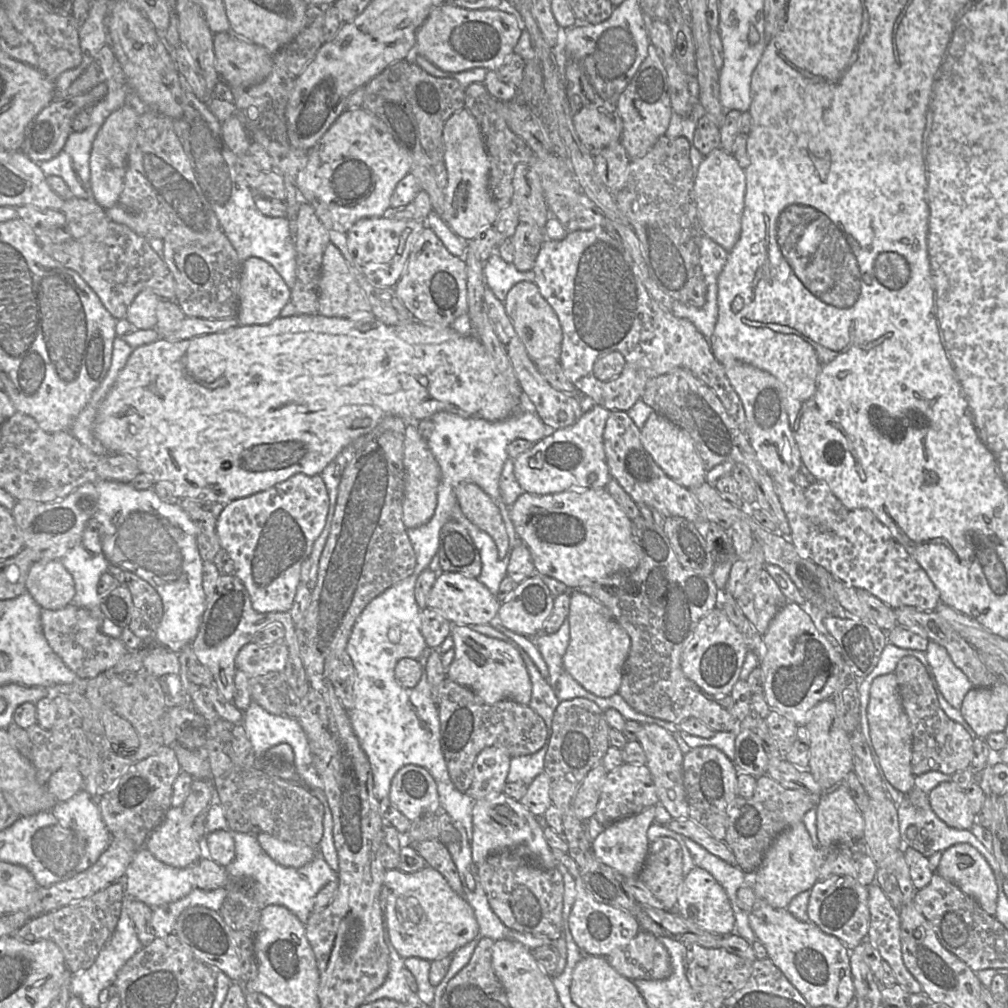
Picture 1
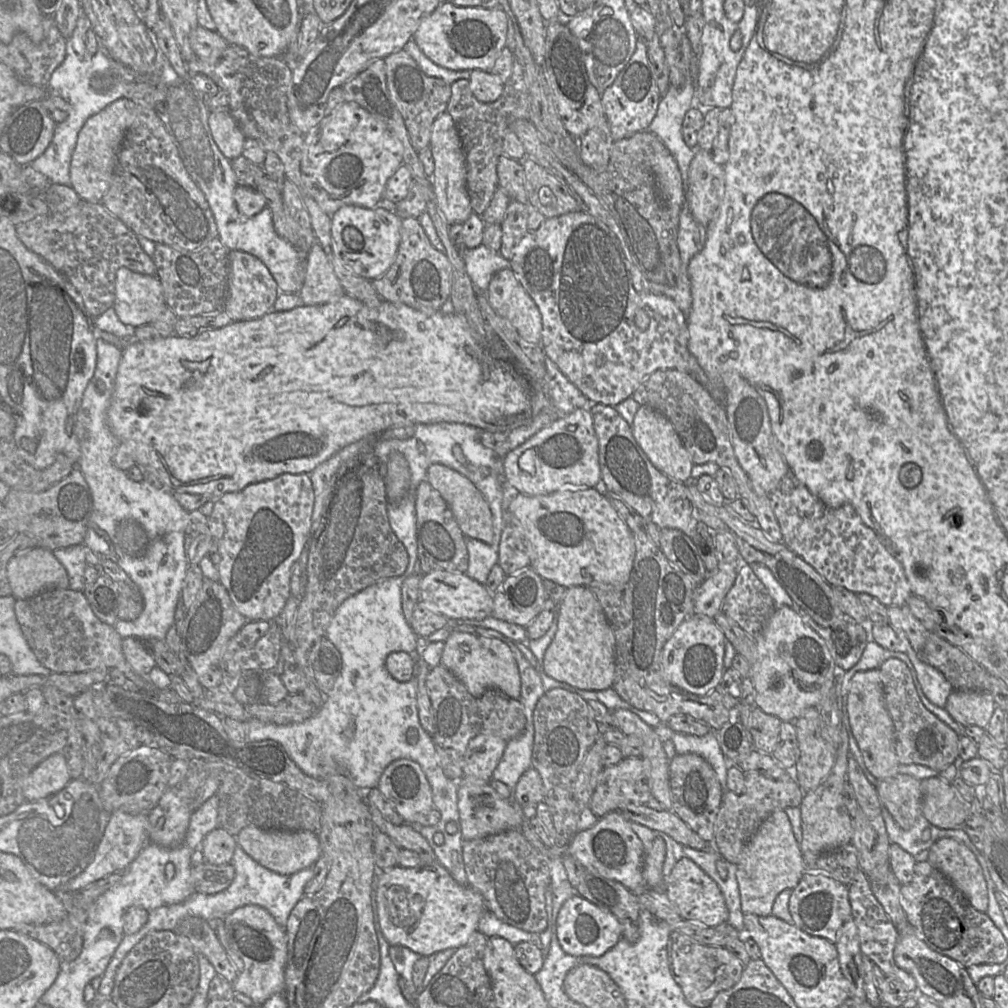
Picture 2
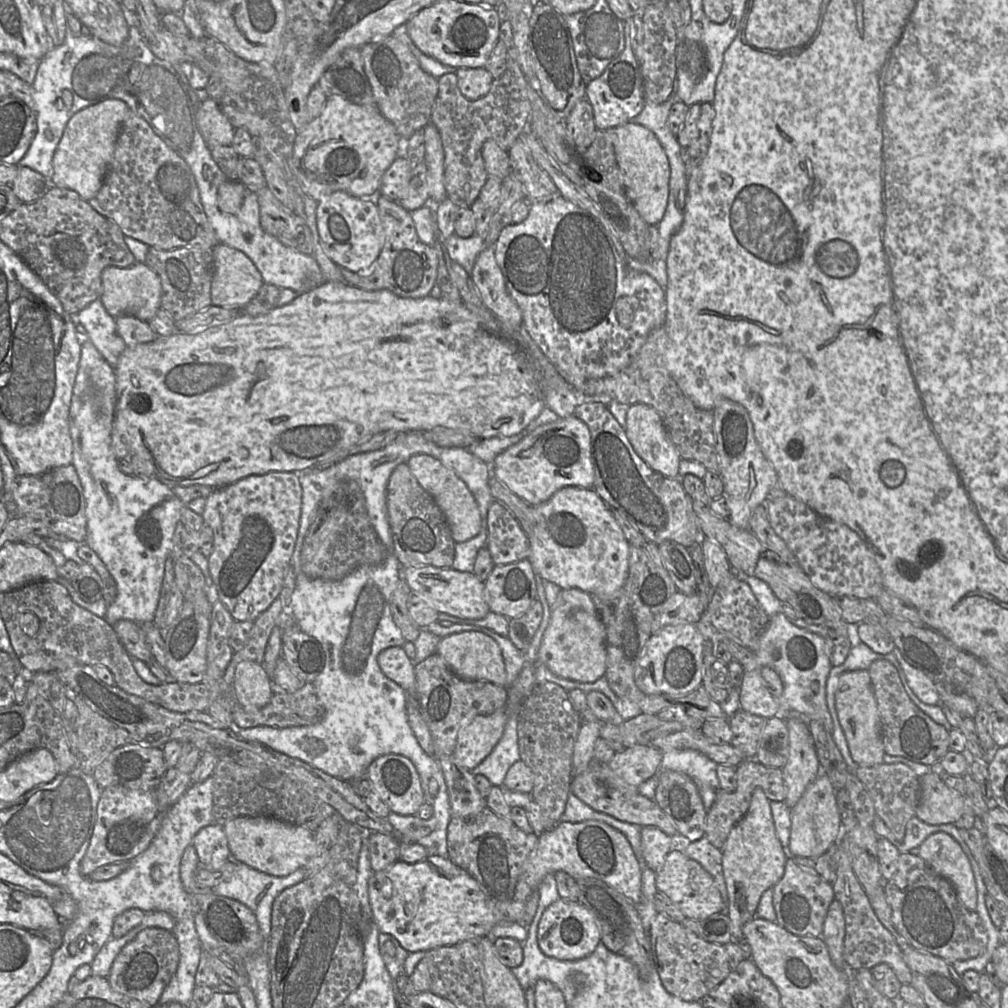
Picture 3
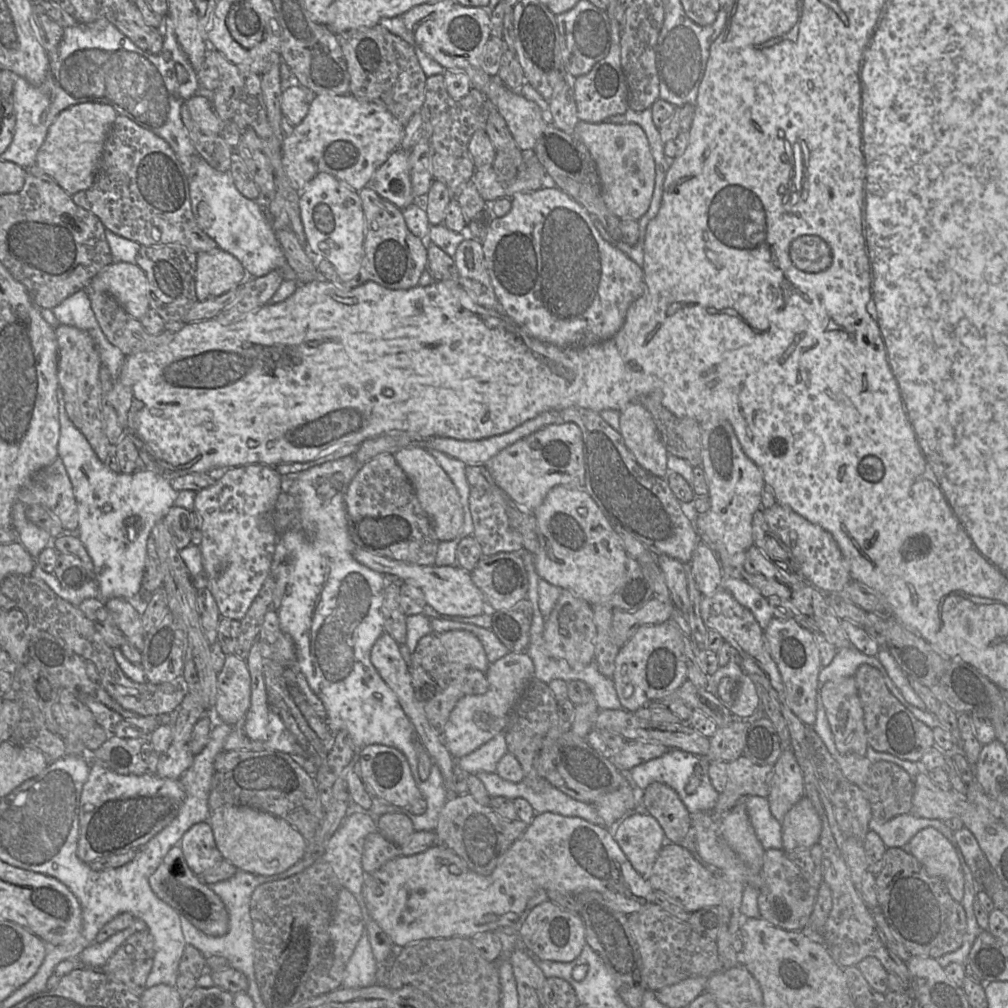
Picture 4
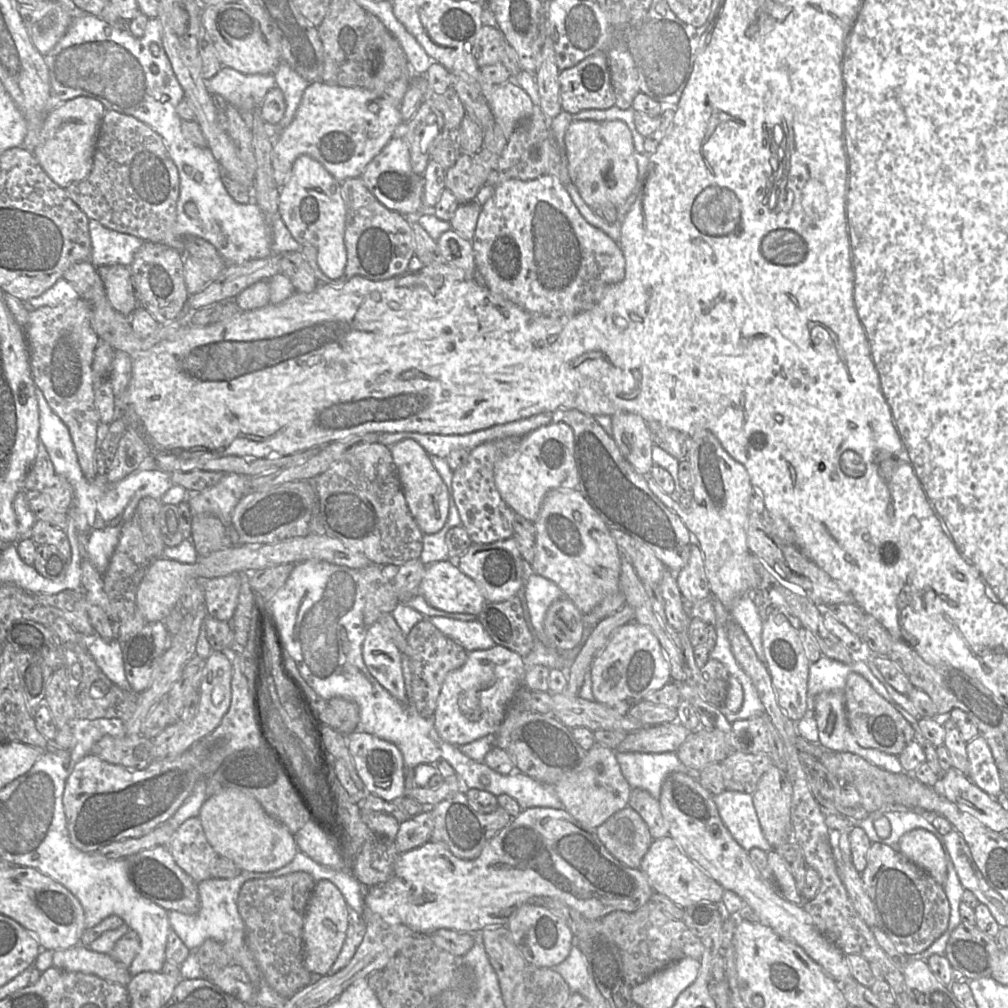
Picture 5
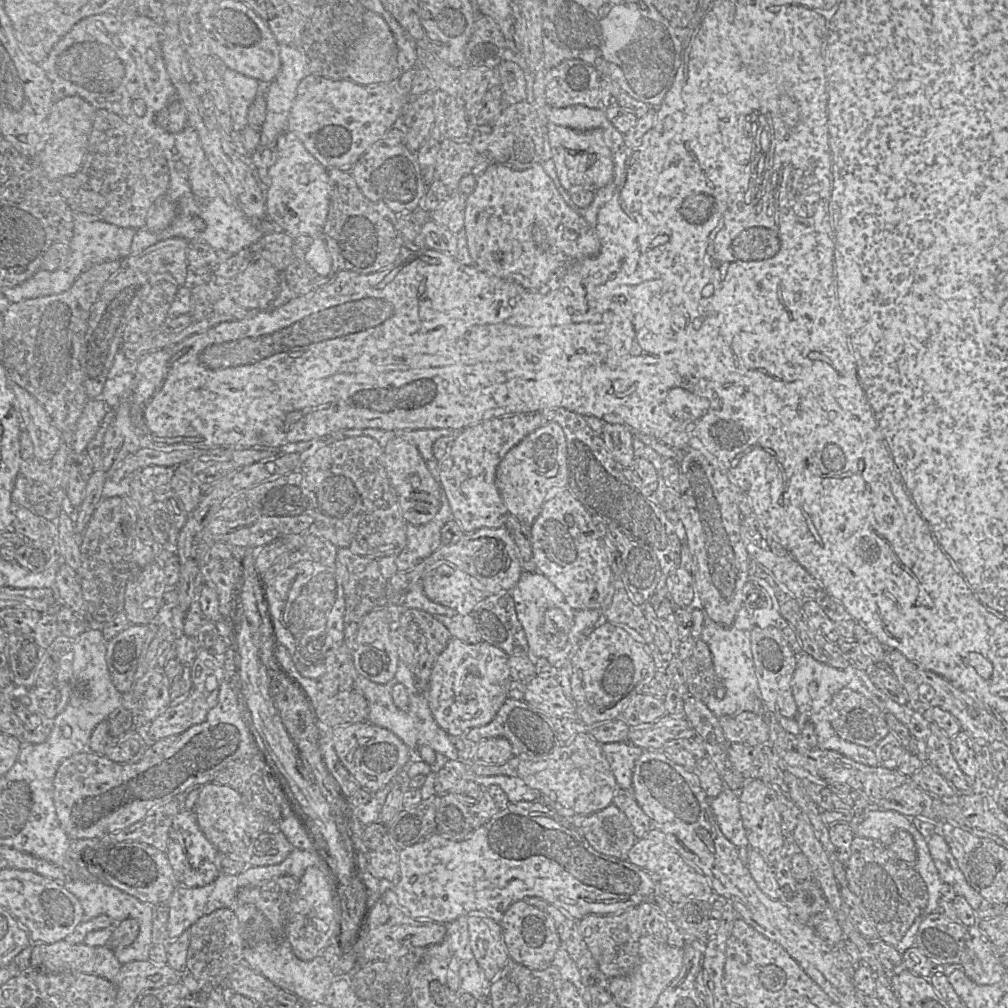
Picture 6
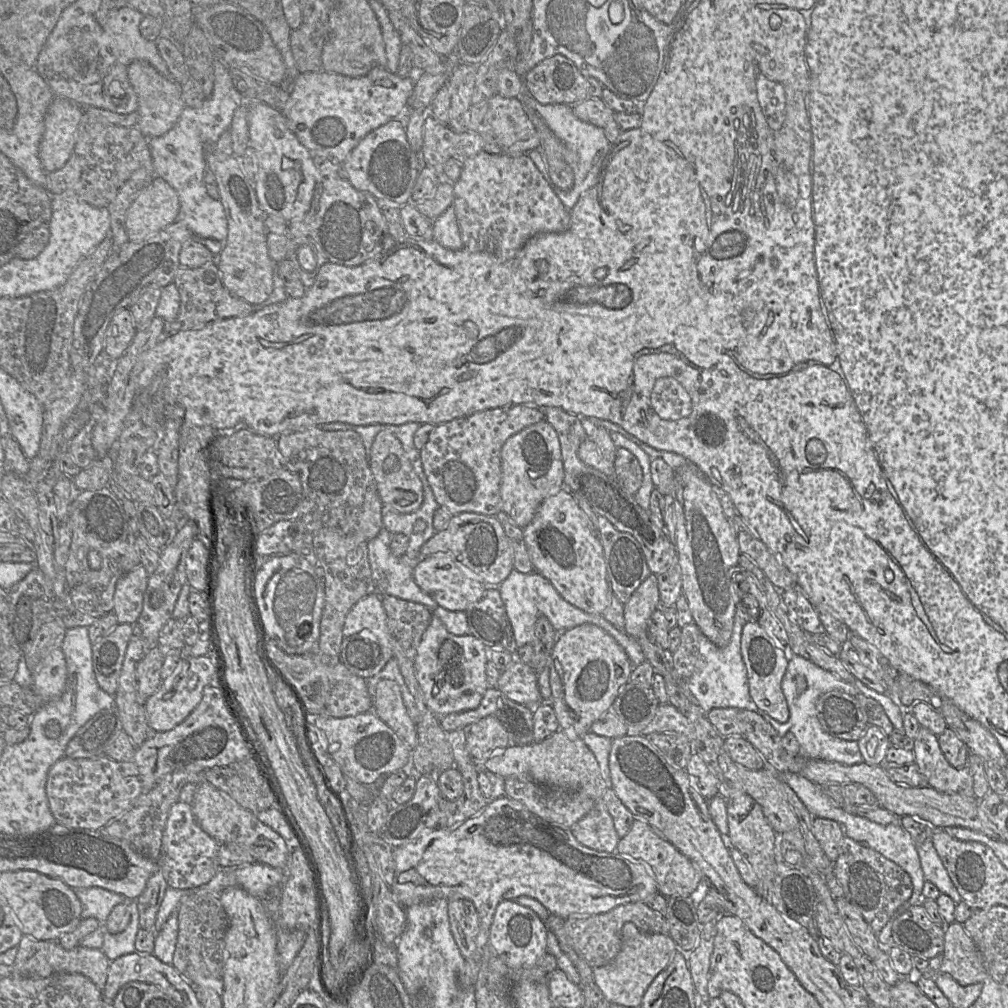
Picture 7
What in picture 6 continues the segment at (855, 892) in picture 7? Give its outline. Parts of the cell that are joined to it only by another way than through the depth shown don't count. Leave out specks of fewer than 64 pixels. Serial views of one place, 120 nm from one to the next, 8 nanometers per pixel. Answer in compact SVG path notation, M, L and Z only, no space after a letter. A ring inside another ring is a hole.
M855 836L851 843L851 854L845 866L847 886L858 899L864 918L874 928L877 938L896 946L906 935L916 920L922 920L929 900L928 888L914 867L914 863L900 859L894 852L880 841Z

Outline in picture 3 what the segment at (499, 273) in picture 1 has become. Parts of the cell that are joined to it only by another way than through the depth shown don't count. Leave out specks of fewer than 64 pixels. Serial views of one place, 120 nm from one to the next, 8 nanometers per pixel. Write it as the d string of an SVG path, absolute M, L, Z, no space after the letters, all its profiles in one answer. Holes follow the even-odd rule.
M455 234L443 240L448 256L471 273L478 255L487 247L486 241L477 235L462 238Z

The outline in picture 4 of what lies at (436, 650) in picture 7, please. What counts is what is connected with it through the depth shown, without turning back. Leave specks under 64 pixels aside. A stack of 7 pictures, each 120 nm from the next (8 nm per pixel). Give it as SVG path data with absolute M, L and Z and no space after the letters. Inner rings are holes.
M509 652L489 664L485 672L489 683L488 691L479 695L466 695L459 699L442 732L443 741L455 759L470 754L504 732L515 704L534 677L534 671L533 661L526 652Z

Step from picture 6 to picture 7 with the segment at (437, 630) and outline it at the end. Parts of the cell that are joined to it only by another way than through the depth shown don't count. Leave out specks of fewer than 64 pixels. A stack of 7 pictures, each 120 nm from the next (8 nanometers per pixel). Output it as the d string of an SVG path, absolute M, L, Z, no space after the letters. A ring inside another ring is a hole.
M387 593L380 596L390 633L399 642L406 656L414 660L423 634L431 622L433 611L423 604Z

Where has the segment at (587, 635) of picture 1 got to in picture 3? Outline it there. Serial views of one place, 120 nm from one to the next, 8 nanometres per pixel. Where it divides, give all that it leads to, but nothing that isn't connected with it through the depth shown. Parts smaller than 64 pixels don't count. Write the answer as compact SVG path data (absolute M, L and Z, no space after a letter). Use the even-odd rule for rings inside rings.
M578 588L564 589L552 607L550 622L539 648L539 660L556 676L583 683L592 683L605 676L606 633L592 596Z

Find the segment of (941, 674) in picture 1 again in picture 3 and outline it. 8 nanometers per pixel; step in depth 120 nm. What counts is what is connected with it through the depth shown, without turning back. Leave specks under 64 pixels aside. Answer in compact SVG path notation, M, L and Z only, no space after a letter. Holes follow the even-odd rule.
M897 649L892 654L897 656L899 660L897 663L899 664L900 675L902 672L909 688L916 696L925 704L941 705L940 695L932 680L922 671L908 664Z

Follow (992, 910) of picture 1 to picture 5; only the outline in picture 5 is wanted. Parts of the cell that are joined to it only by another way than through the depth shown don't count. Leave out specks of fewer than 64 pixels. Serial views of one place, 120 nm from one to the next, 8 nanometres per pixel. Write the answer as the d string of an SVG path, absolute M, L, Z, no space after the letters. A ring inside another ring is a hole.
M922 828L913 829L900 838L898 846L902 854L944 887L948 873L948 855L933 833Z

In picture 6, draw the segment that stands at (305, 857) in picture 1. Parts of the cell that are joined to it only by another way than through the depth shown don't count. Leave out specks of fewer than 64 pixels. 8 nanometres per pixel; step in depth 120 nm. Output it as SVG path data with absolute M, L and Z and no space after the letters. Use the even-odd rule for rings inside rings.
M212 782L203 785L193 812L200 829L219 853L241 859L248 866L280 864L293 850L277 822L250 806L231 787Z

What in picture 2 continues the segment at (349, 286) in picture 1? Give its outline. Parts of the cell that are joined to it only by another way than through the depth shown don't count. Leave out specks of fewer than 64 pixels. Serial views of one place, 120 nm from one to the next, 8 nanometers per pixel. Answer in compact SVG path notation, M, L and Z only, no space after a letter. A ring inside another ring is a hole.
M319 244L304 257L304 275L298 295L304 305L323 305L347 295Z

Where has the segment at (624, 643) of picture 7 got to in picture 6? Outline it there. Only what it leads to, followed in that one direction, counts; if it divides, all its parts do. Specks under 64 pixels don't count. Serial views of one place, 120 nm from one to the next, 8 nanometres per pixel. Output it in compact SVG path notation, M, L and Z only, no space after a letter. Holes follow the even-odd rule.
M523 571L517 585L511 591L511 595L515 603L517 617L527 638L529 646L528 655L544 658L553 667L557 669L562 668L567 659L571 659L573 654L577 651L579 642L576 642L576 637L569 636L567 644L563 648L555 648L550 645L543 633L543 615L549 608L558 608L562 610L568 618L573 620L576 611L566 602L562 592L544 575L536 571Z

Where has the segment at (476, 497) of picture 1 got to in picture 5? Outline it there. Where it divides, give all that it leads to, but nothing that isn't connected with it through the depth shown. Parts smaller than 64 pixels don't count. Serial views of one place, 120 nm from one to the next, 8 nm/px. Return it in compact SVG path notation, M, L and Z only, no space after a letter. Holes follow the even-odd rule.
M402 439L390 446L391 455L398 471L405 500L411 515L424 534L439 532L448 519L448 489L434 467L426 450L413 439Z

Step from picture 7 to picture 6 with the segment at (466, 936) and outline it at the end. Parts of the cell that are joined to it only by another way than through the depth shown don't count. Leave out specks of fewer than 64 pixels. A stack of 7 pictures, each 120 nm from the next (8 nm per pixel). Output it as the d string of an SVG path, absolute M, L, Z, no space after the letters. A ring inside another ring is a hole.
M472 912L466 917L472 953L491 981L510 959L502 928L483 912Z

